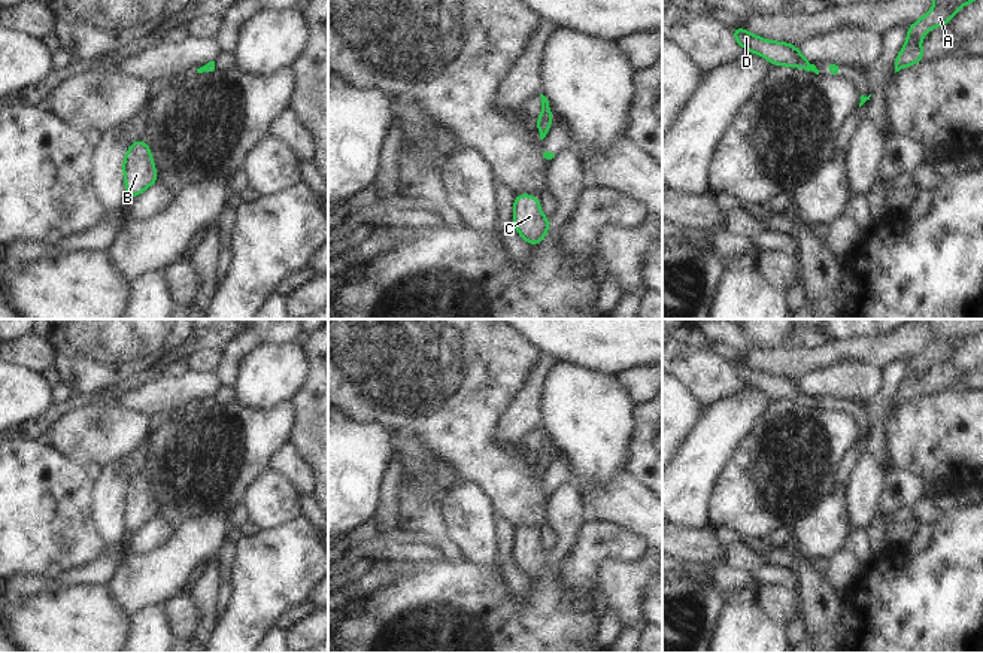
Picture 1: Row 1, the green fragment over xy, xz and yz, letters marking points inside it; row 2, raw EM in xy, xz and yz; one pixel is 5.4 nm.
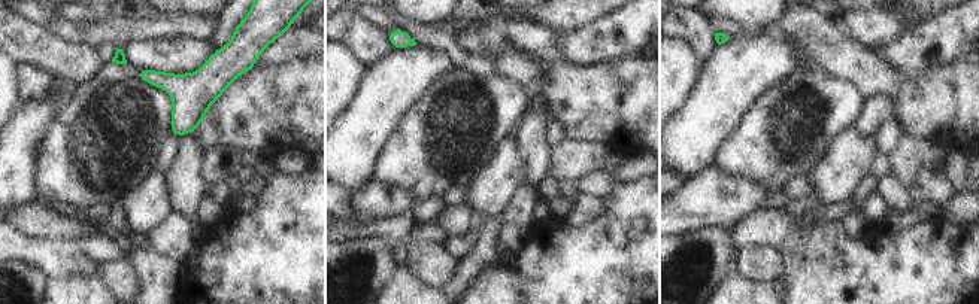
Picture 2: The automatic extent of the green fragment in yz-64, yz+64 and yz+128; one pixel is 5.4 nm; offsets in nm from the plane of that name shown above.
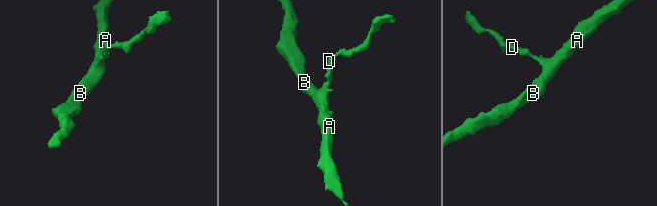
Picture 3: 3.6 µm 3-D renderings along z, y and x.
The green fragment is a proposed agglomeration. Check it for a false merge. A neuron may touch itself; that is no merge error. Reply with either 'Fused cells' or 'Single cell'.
Single cell.

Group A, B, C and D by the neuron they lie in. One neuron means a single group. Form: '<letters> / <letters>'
A B C D

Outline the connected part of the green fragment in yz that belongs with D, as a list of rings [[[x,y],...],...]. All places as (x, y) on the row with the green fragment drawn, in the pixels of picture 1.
[[[731,27],[735,42],[749,52],[765,57],[770,63],[777,66],[794,66],[807,72],[814,72],[819,75],[819,70],[814,64],[805,60],[800,49],[795,45],[786,42],[771,42],[759,36],[743,30],[741,27]]]

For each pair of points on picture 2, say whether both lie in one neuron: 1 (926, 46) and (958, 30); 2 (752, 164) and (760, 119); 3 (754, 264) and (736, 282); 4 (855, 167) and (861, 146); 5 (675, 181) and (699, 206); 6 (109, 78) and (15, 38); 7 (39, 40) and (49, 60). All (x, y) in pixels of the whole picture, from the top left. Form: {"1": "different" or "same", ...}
{"1": "same", "2": "same", "3": "different", "4": "same", "5": "different", "6": "different", "7": "same"}

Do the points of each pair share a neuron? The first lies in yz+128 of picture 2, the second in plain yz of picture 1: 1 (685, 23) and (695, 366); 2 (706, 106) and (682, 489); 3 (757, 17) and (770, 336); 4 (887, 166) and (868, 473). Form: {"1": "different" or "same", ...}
{"1": "same", "2": "same", "3": "same", "4": "same"}

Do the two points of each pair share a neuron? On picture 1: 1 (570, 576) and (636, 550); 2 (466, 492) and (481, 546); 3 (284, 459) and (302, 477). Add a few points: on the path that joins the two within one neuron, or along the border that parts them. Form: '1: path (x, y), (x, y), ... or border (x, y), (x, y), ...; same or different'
1: path (586, 559), (595, 550), (619, 550); same
2: path (466, 506), (473, 532); same
3: path (288, 464), (297, 473); same

